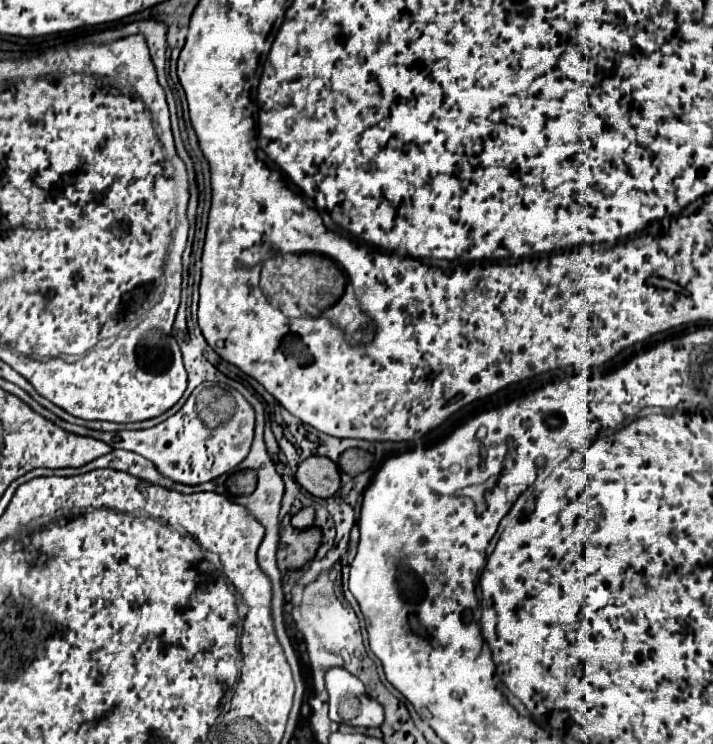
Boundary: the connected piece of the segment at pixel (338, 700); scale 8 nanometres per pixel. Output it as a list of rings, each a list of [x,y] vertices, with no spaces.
[[[341,666],[325,672],[325,688],[329,692],[329,718],[351,726],[379,726],[383,722],[383,706],[373,700],[363,682]]]

